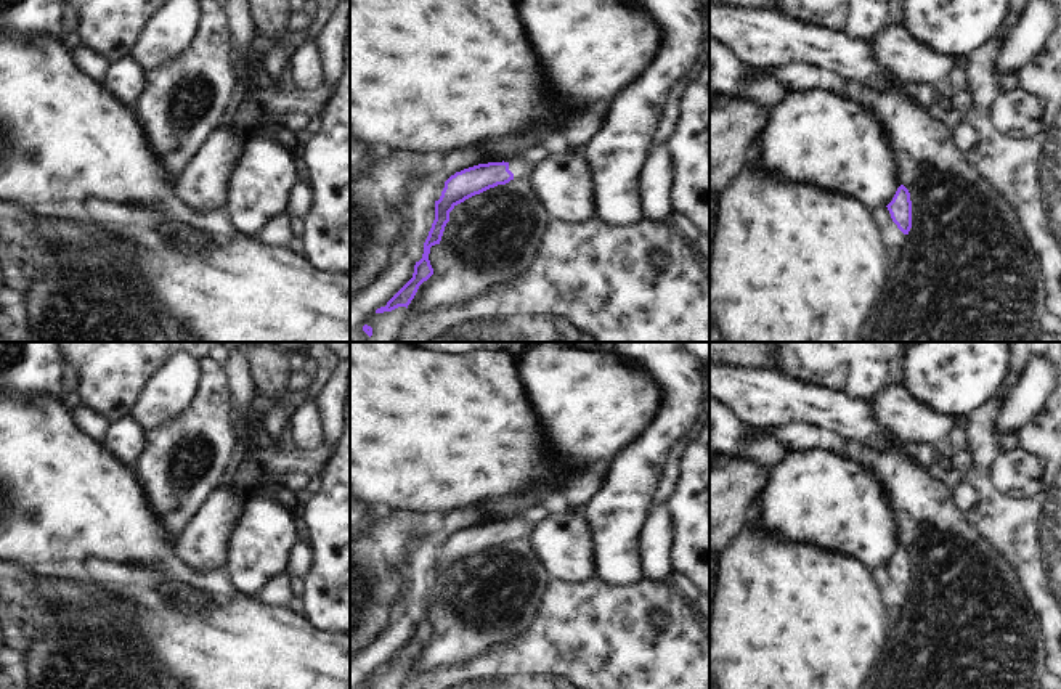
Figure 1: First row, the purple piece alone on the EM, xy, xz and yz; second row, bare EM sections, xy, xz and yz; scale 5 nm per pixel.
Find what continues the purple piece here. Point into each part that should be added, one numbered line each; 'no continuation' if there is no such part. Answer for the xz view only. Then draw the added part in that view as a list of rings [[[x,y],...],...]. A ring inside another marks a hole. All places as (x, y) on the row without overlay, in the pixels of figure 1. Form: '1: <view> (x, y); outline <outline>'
1: xz (519, 527); outline [[[517,517],[509,522],[509,530],[514,533],[514,538],[530,538],[535,532],[535,525],[526,524],[522,517]]]

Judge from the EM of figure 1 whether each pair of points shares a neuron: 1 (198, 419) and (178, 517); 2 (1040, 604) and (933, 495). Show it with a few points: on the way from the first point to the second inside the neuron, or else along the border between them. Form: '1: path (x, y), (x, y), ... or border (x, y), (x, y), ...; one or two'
1: path (174, 442), (167, 453), (164, 471), (170, 493); one
2: border (1004, 556), (1020, 577), (1042, 622); two

